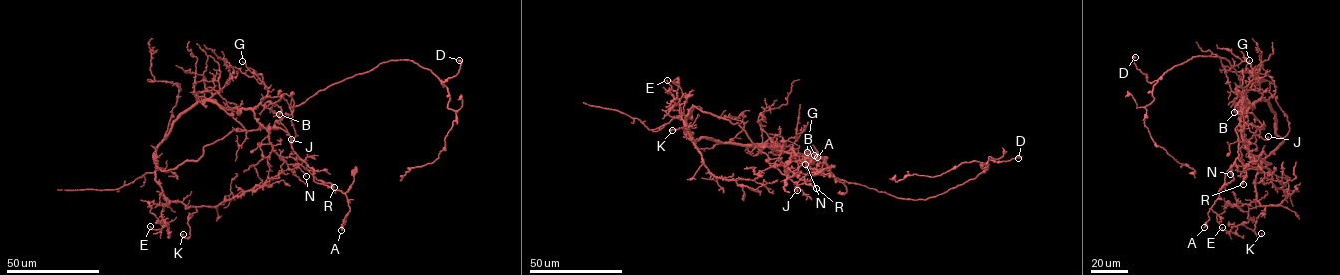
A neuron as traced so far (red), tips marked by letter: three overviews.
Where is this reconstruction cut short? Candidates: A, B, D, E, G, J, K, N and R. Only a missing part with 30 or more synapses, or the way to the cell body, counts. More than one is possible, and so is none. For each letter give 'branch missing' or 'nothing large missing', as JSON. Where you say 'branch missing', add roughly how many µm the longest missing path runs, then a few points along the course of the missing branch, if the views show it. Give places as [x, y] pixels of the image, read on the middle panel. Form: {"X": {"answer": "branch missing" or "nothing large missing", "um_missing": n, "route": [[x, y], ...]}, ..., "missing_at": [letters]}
{"A": {"answer": "nothing large missing"}, "B": {"answer": "nothing large missing"}, "D": {"answer": "nothing large missing"}, "E": {"answer": "nothing large missing"}, "G": {"answer": "nothing large missing"}, "J": {"answer": "nothing large missing"}, "K": {"answer": "nothing large missing"}, "N": {"answer": "nothing large missing"}, "R": {"answer": "nothing large missing"}, "missing_at": []}

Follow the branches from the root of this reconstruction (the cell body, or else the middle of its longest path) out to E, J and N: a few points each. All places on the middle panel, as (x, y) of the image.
E: (819, 174), (783, 175), (738, 123), (695, 106), (679, 118), (668, 110), (675, 102), (667, 80)
J: (819, 174), (823, 163), (828, 166), (828, 170), (816, 169), (810, 180), (796, 186), (797, 190)
N: (819, 174), (823, 163), (791, 150), (794, 156), (786, 163), (785, 180), (805, 164)

